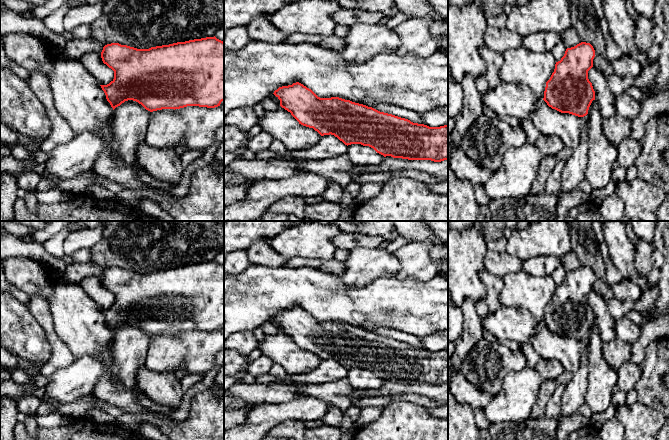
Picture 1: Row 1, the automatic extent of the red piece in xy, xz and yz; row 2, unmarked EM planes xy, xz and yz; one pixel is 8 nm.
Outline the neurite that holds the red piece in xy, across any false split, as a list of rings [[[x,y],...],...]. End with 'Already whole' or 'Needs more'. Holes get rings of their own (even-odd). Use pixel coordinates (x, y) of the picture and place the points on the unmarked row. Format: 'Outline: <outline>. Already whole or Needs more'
Outline: [[[215,260],[149,273],[111,267],[103,271],[101,282],[114,295],[114,303],[107,309],[100,309],[113,334],[128,324],[138,326],[150,336],[187,330],[215,332],[224,325],[224,266]]]. Already whole

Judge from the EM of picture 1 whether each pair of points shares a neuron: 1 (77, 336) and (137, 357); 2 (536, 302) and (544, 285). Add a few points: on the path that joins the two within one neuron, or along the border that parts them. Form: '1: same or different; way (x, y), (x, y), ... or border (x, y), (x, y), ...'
1: different; border (114, 334), (113, 373)
2: same; way (536, 298), (536, 293), (540, 289)

